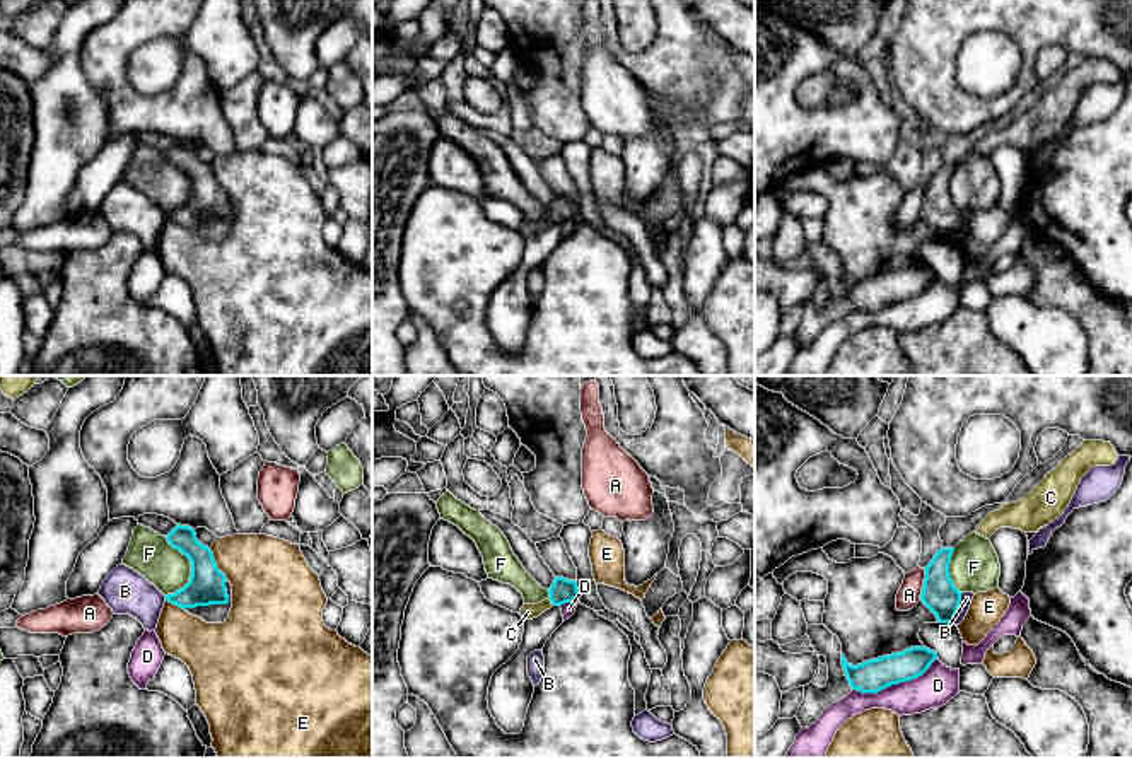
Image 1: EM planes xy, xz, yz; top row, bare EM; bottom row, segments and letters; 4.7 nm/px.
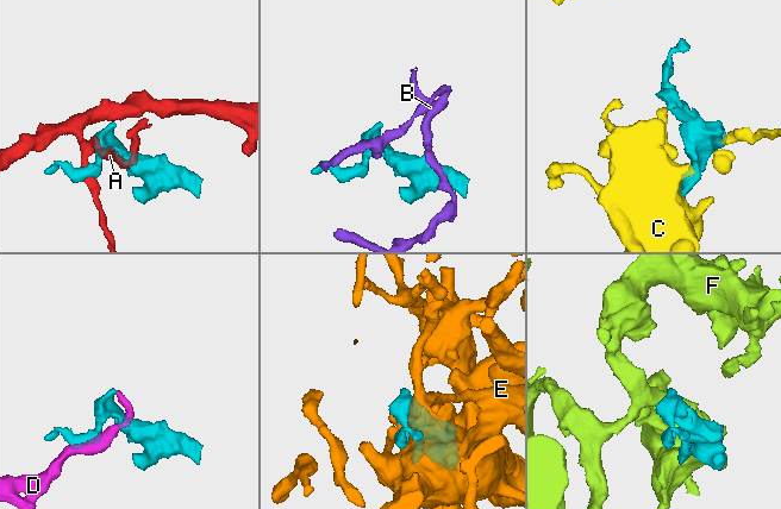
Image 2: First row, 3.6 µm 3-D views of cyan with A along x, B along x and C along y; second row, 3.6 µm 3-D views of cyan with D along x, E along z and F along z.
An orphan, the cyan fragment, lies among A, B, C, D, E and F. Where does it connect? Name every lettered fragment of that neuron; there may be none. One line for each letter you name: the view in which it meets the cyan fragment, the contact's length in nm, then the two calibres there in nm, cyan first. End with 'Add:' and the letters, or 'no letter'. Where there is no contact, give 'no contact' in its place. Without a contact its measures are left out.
C: meets cyan in xz; contact 50 nm long; 120 nm thick on the cyan side, 80 nm on the other
Add: C

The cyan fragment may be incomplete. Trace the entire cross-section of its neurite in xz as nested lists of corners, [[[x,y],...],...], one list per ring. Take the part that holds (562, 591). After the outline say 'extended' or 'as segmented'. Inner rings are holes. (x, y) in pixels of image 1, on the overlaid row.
[[[555,577],[551,587],[548,589],[550,598],[538,603],[538,604],[524,604],[521,608],[522,620],[533,620],[538,618],[541,613],[550,609],[551,606],[562,606],[565,603],[572,603],[579,598],[579,587],[575,580],[569,580],[563,577]]]; extended

